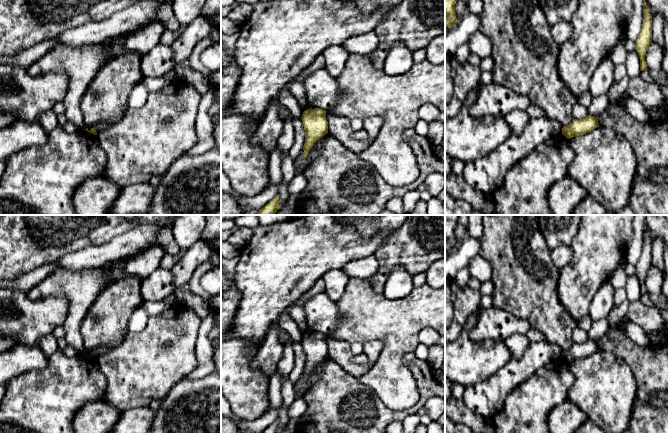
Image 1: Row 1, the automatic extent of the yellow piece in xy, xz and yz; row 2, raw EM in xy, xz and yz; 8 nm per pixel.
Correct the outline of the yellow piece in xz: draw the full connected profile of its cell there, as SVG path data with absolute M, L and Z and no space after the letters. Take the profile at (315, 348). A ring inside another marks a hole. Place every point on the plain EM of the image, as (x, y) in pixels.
M310 332L302 338L301 343L305 354L304 382L308 380L308 376L314 367L328 357L326 336L327 335L318 332Z

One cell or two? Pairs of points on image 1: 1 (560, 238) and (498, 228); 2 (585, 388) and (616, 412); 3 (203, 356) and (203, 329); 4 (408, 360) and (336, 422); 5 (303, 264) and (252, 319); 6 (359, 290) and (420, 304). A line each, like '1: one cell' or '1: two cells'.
1: two cells
2: one cell
3: one cell
4: one cell
5: one cell
6: one cell

